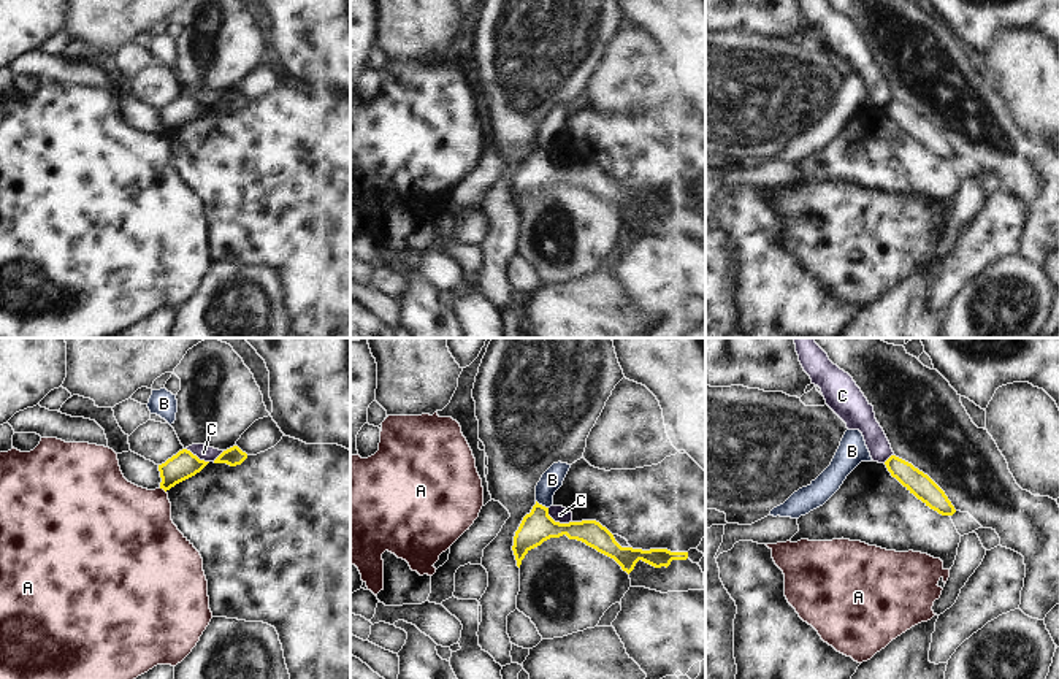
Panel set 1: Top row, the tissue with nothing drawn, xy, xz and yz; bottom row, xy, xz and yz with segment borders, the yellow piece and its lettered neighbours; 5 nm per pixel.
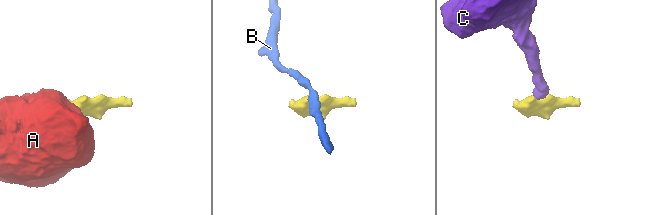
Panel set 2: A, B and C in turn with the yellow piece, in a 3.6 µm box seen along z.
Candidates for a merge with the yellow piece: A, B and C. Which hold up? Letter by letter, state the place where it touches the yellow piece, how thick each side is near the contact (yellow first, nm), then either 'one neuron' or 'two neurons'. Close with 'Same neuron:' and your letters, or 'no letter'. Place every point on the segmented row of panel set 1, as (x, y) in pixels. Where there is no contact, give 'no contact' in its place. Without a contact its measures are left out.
A: meets yellow in xy at (164, 489); 140 nm thick on the yellow side, 400 nm on the other; two neurons
B: meets yellow in xz at (541, 505); 160 nm thick on the yellow side, 110 nm on the other; two neurons
C: meets yellow in xz at (557, 522); 160 nm thick on the yellow side, 80 nm on the other; two neurons
Same neuron: no letter

